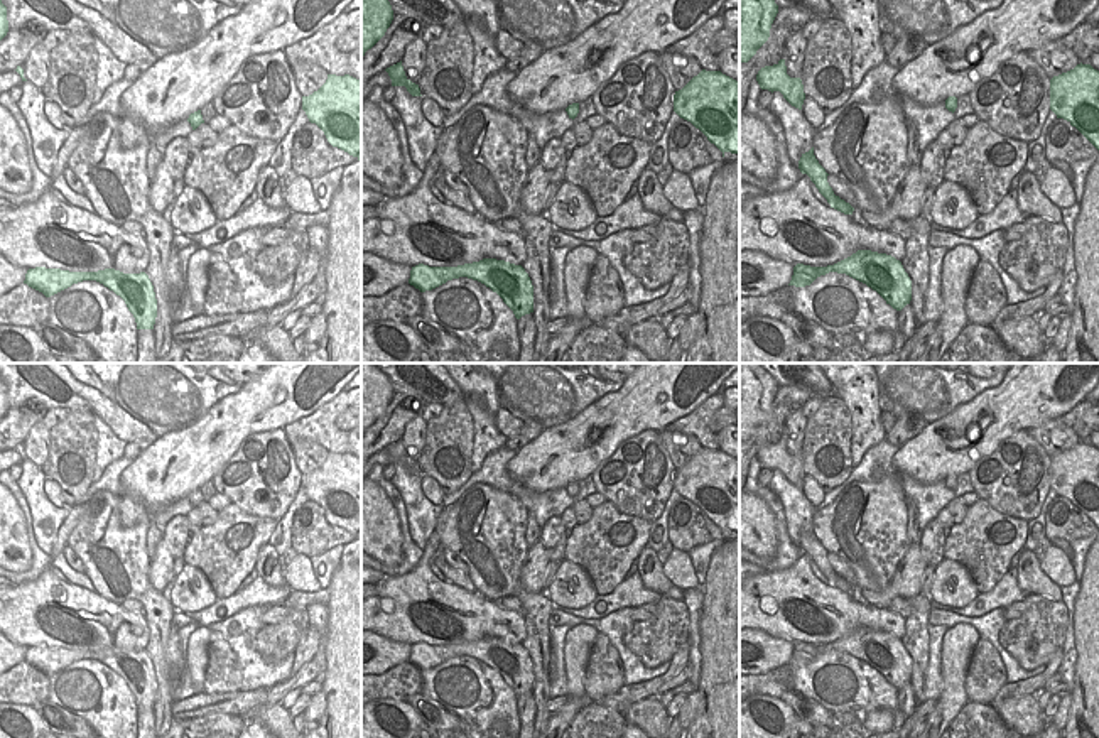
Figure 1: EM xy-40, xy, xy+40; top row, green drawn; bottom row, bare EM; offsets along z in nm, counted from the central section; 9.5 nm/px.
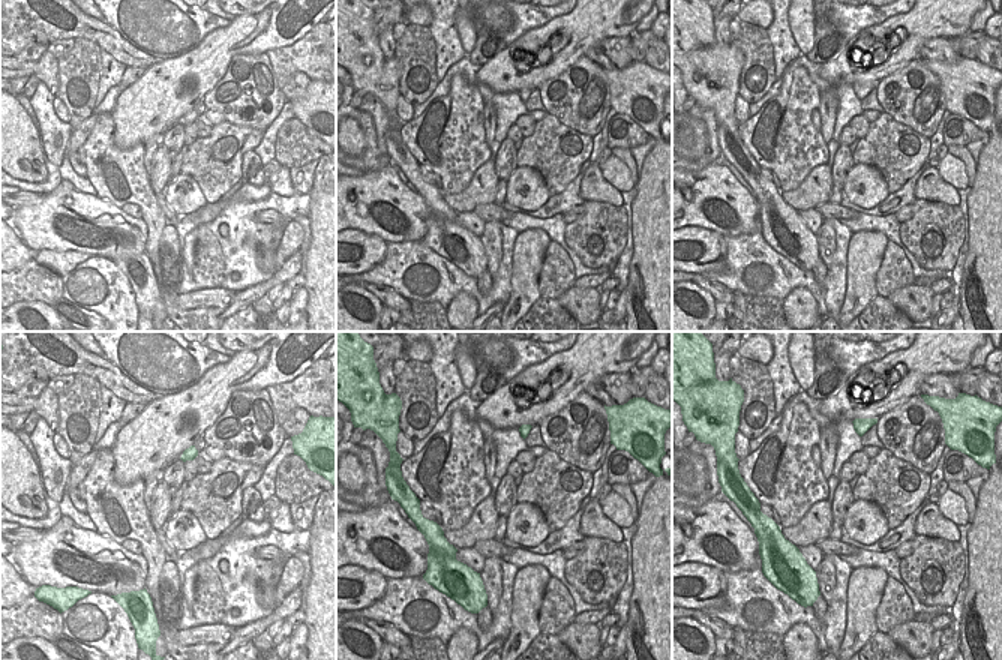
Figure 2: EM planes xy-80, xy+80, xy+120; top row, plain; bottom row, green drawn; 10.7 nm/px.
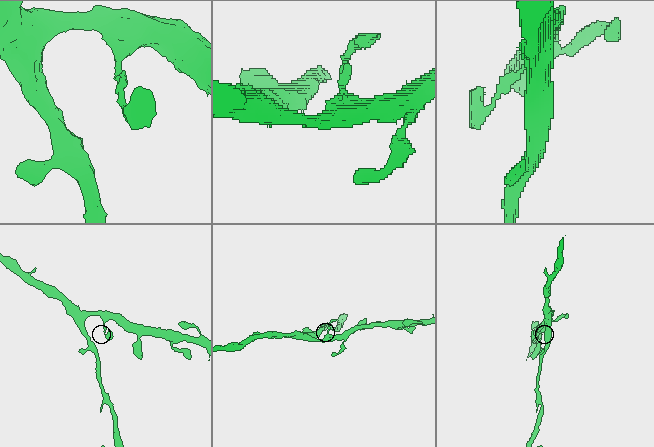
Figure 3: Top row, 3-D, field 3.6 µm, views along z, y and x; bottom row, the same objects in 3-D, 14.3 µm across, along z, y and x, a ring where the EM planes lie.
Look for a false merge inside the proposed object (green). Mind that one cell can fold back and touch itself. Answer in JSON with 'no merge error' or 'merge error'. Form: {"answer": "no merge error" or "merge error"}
{"answer": "no merge error"}

